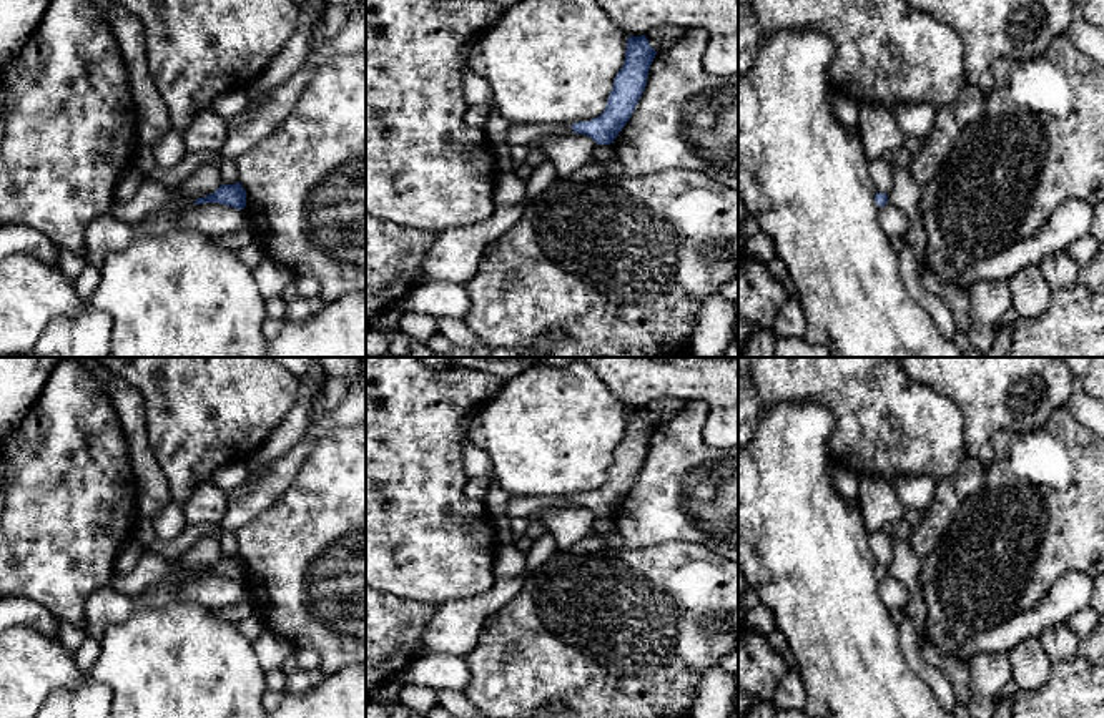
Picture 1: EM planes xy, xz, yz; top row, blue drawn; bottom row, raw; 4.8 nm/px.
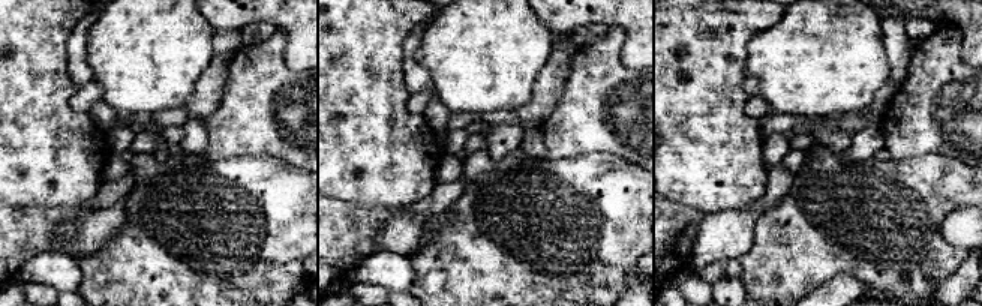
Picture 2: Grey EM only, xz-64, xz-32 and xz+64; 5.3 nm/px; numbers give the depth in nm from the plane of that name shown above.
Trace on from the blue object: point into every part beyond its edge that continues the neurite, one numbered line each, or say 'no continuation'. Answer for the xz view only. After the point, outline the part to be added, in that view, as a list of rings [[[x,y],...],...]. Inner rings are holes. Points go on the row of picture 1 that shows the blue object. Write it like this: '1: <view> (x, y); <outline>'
no continuation

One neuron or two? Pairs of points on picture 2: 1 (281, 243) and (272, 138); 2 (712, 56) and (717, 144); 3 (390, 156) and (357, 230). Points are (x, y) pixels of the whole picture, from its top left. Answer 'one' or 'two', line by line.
1: two
2: one
3: two

